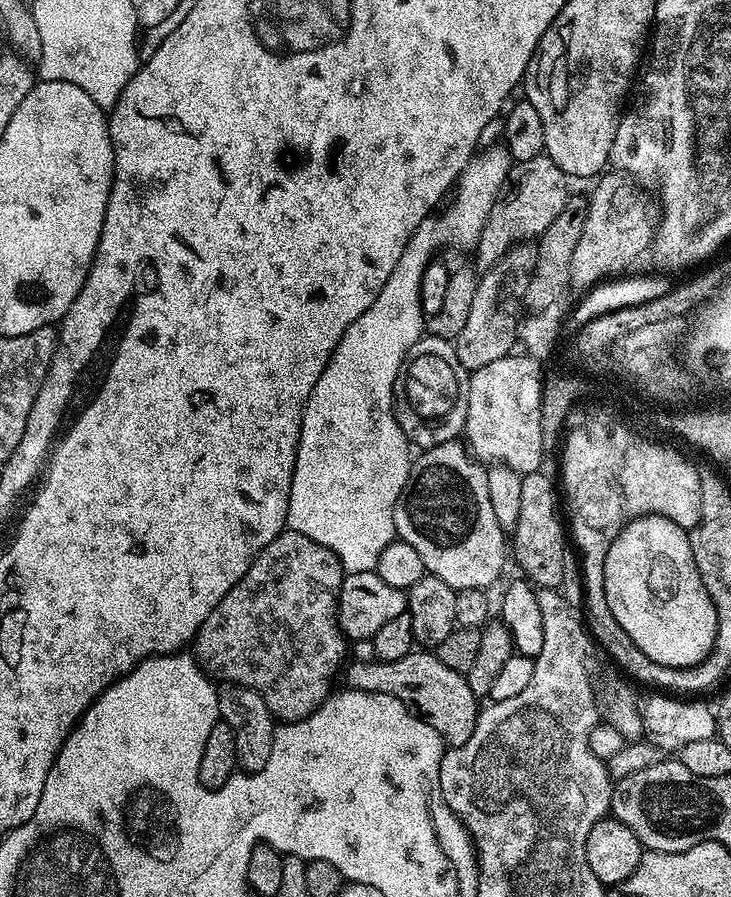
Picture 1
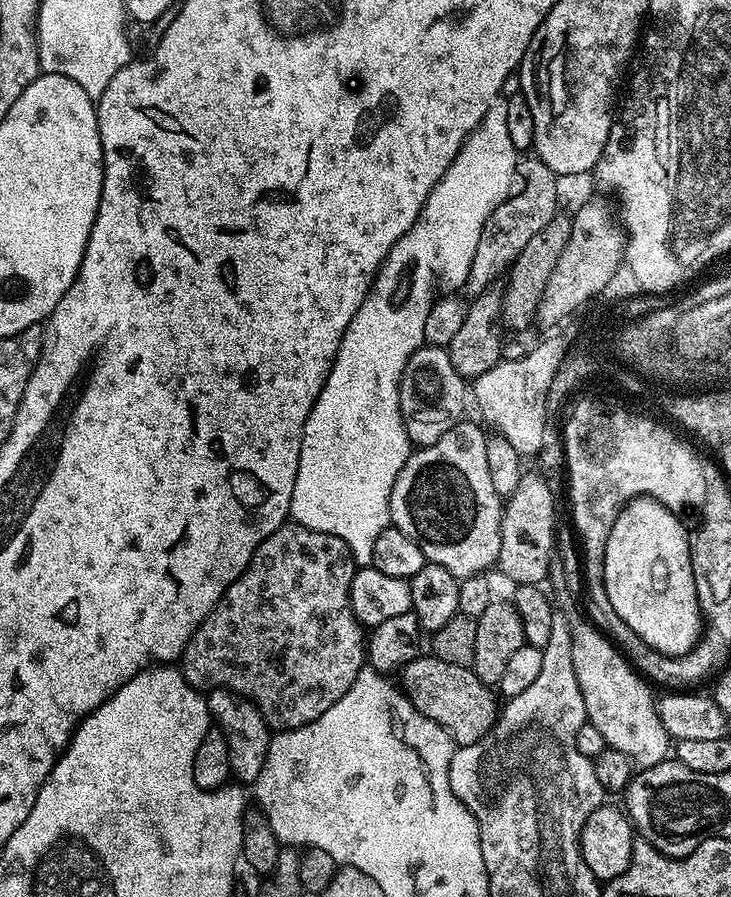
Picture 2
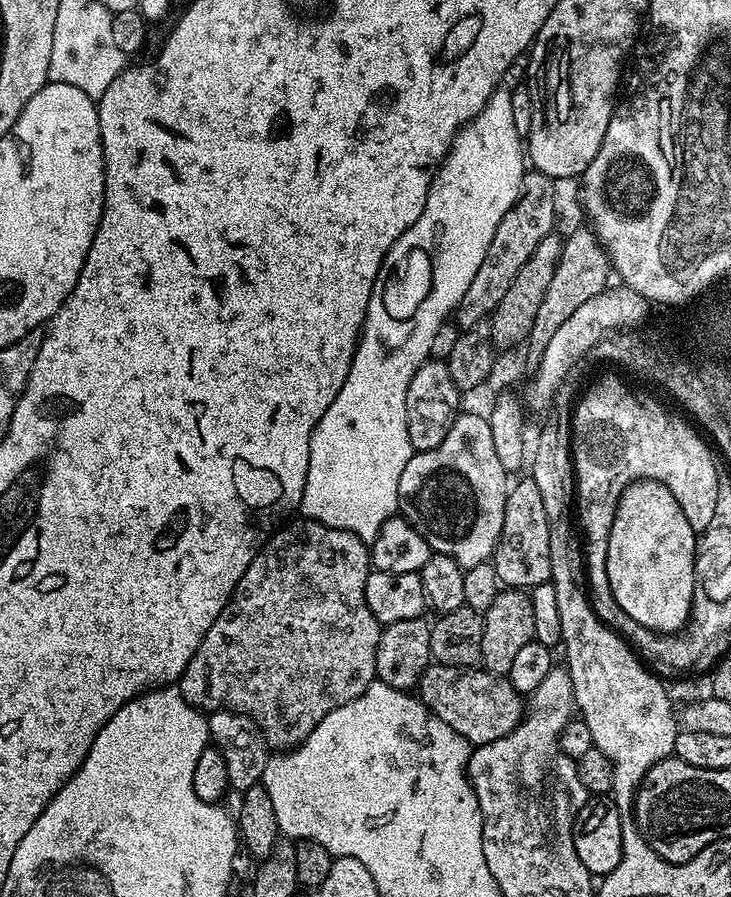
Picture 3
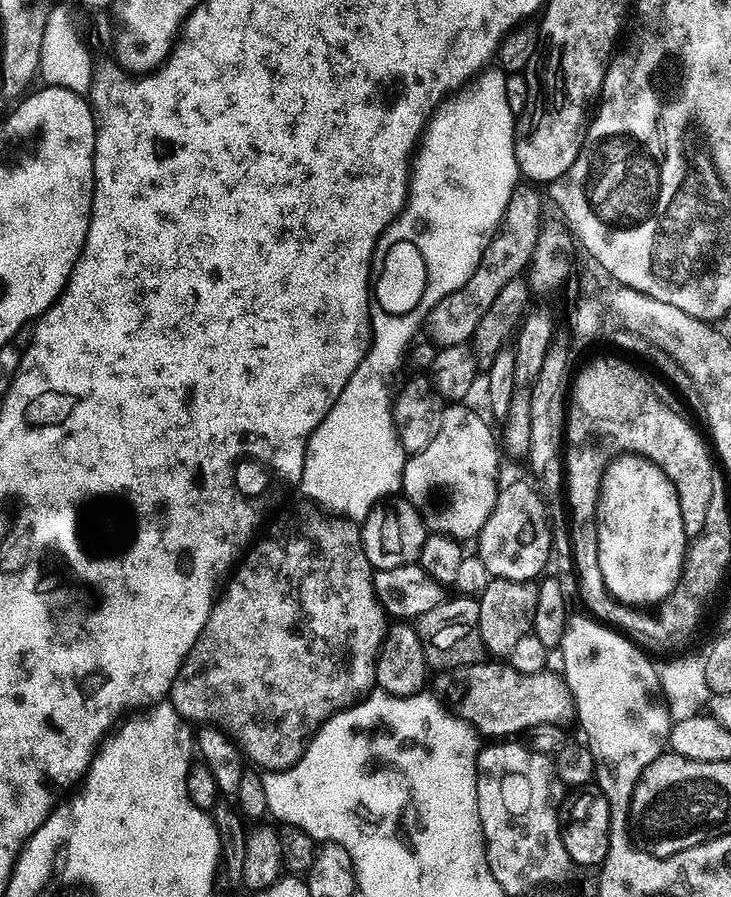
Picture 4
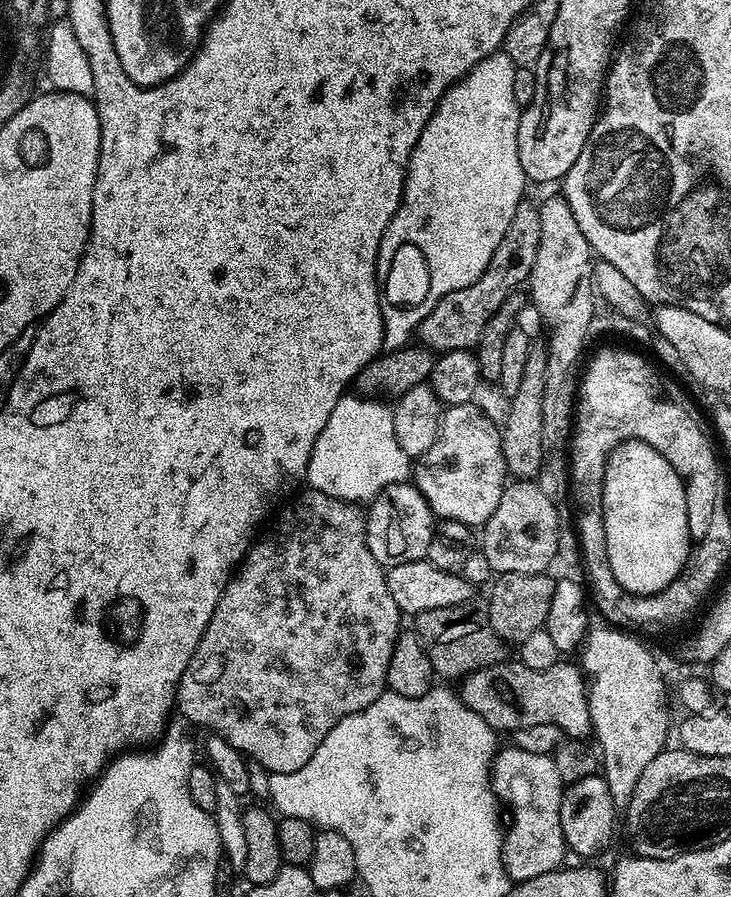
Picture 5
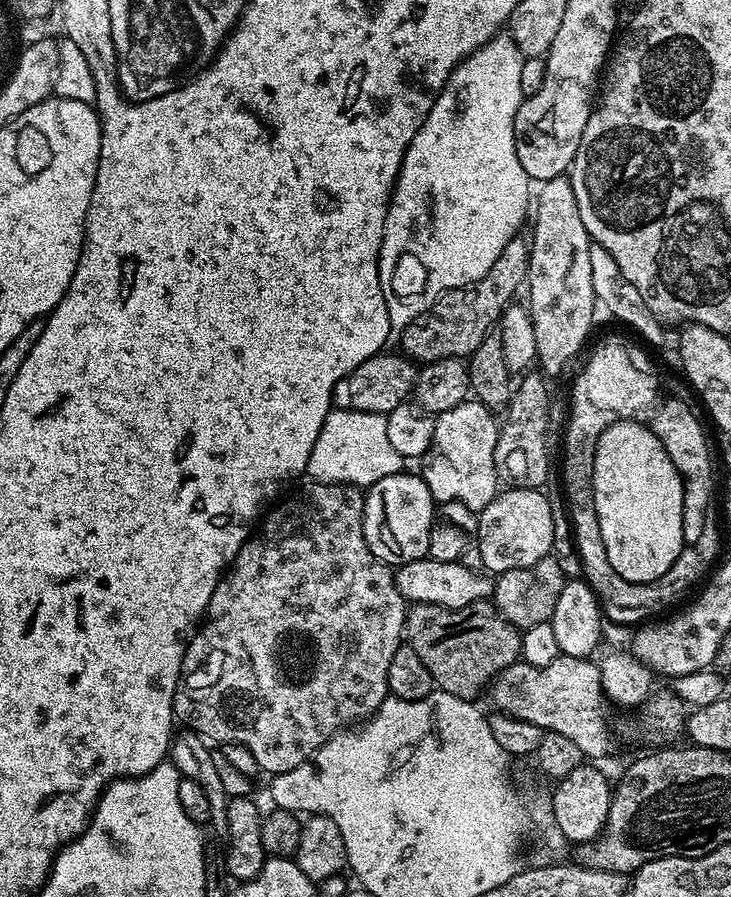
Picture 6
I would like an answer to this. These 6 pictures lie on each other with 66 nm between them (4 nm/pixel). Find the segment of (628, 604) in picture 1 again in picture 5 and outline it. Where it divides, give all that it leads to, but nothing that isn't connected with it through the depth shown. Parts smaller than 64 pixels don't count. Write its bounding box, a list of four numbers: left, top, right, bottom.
[600,440,694,596]

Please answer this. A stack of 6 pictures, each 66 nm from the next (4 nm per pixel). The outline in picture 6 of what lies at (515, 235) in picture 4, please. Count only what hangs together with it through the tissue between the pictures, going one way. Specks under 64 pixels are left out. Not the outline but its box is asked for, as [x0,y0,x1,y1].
[399,234,530,362]

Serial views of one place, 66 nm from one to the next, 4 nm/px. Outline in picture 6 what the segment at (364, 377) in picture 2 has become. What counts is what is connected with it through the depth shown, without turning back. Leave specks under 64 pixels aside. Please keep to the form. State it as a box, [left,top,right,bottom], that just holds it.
[307,34,530,486]

